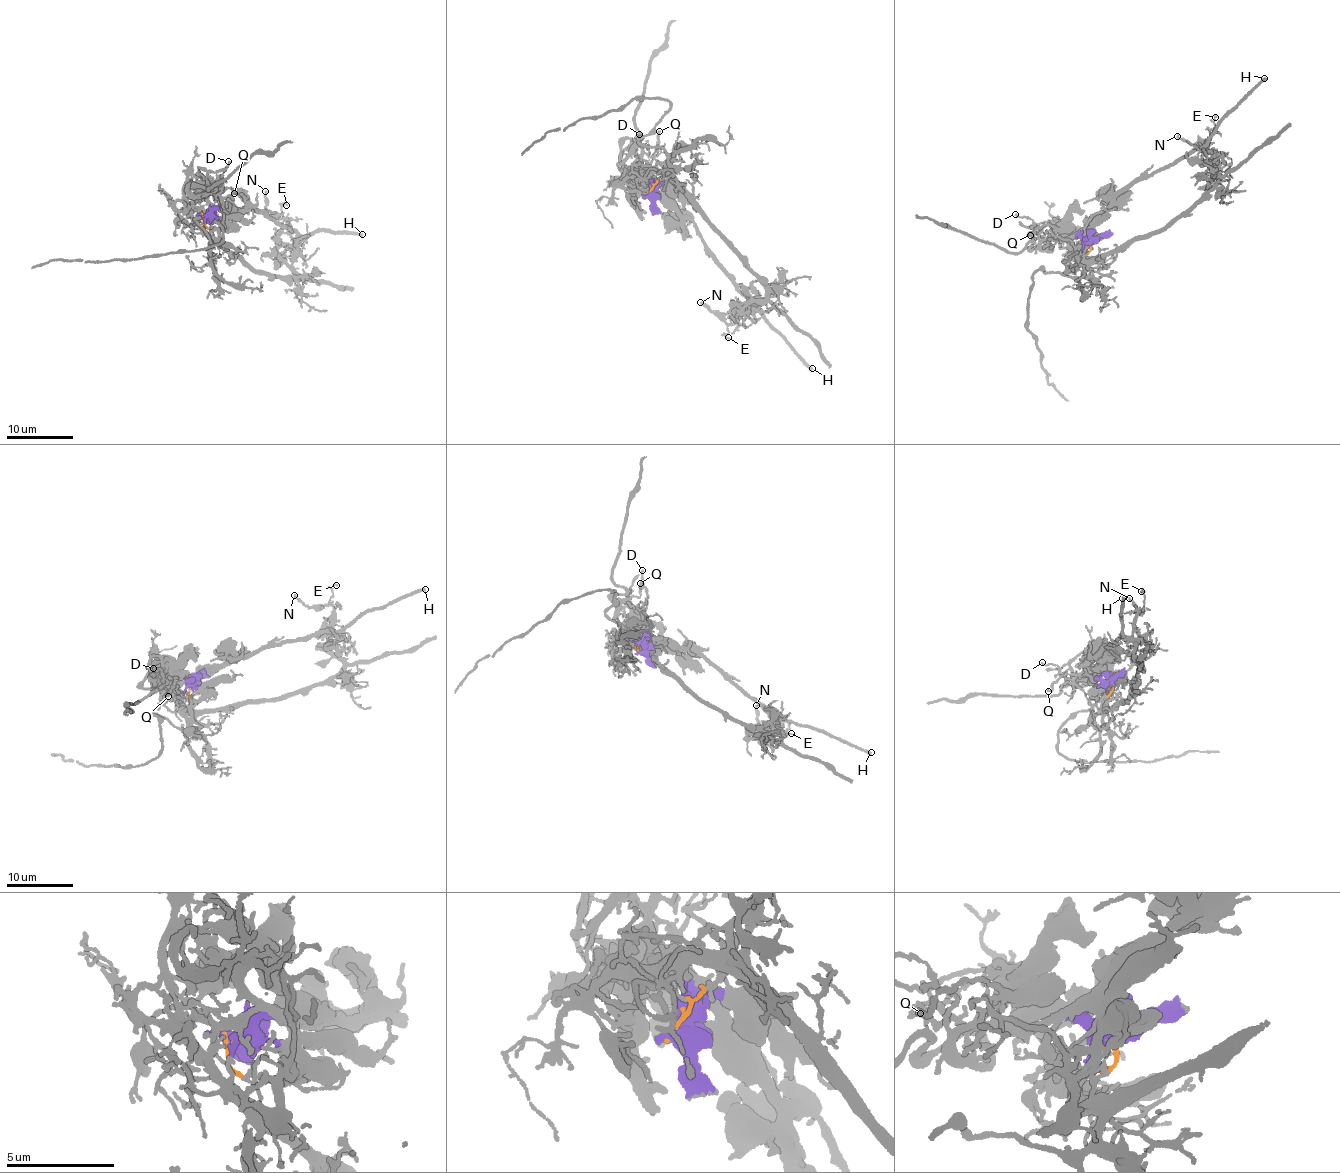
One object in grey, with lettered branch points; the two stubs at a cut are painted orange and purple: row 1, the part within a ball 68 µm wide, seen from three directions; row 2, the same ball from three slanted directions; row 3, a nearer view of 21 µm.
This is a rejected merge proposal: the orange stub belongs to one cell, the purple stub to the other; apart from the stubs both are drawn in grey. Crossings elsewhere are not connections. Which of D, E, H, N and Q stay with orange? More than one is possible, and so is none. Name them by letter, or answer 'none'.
none

